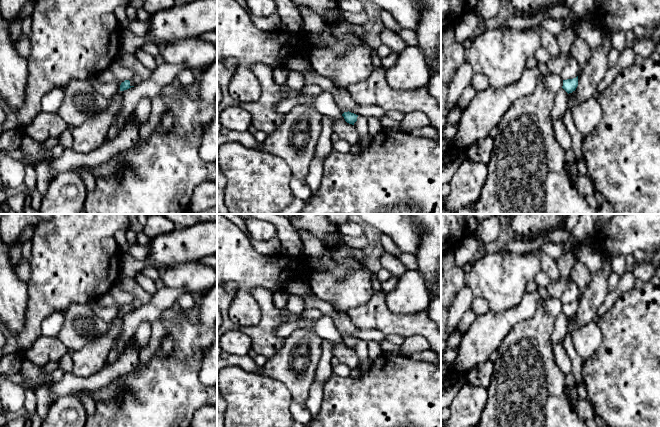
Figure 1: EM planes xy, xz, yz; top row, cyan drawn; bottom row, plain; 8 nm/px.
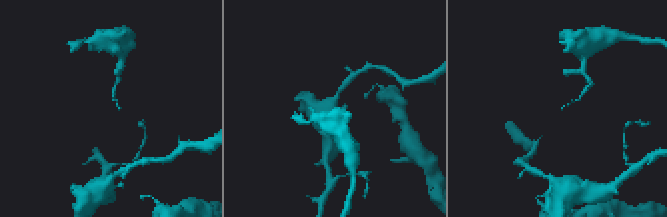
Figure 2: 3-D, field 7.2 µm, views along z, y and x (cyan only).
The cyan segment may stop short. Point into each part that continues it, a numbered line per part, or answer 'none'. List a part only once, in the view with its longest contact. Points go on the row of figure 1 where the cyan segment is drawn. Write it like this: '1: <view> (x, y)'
none

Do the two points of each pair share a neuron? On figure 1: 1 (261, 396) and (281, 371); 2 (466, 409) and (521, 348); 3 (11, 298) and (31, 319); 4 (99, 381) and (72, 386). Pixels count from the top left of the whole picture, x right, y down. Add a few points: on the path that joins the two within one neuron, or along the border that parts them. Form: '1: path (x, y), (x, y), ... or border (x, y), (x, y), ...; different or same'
1: border (256, 372), (280, 381), (292, 395); different
2: border (487, 389), (487, 402), (482, 412); different
3: border (28, 289), (25, 322), (16, 334); different
4: path (92, 383), (79, 384); same

